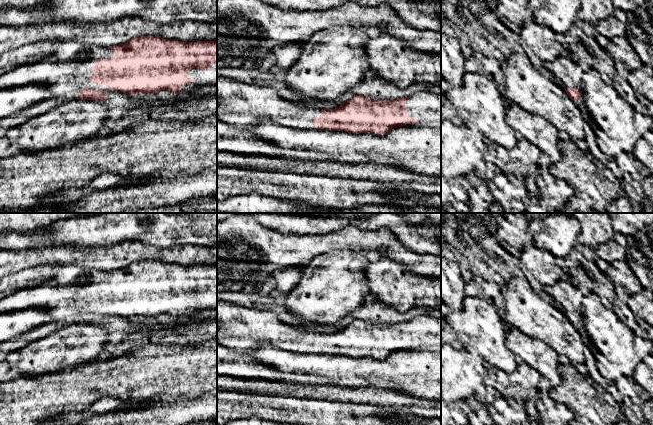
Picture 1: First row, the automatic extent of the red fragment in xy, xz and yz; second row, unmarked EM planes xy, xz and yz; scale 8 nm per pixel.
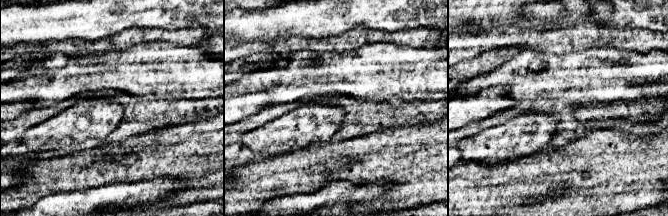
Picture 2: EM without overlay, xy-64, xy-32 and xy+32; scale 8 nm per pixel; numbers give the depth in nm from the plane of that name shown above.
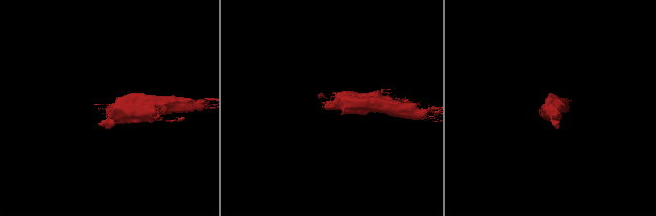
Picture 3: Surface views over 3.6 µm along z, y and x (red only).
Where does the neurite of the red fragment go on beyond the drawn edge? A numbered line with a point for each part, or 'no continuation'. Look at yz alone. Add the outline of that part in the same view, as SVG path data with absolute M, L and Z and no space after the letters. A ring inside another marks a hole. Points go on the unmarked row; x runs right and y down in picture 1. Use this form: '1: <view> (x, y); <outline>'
1: yz (569, 298); M559 281L544 287L545 292L550 295L559 305L563 312L575 312L583 315L582 293L570 282Z

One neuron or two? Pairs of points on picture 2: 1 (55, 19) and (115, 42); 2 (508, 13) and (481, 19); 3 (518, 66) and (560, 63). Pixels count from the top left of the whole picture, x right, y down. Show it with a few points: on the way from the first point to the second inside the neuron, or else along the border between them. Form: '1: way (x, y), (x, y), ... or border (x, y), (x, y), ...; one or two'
1: border (126, 29), (92, 41); two
2: way (501, 13), (488, 13); one
3: way (528, 61), (540, 61), (542, 59), (550, 61); one

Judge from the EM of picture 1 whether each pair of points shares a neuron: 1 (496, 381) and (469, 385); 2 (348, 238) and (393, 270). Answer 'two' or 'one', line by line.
1: two
2: two

